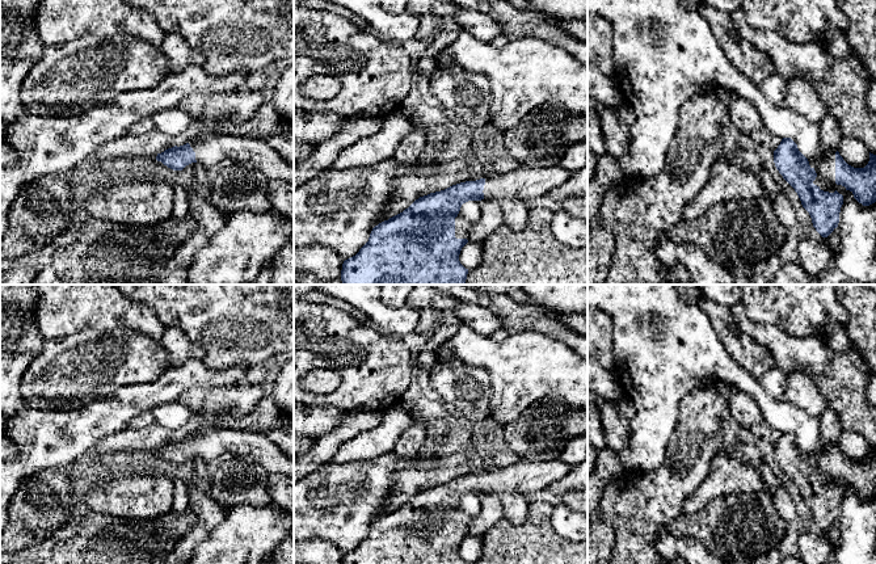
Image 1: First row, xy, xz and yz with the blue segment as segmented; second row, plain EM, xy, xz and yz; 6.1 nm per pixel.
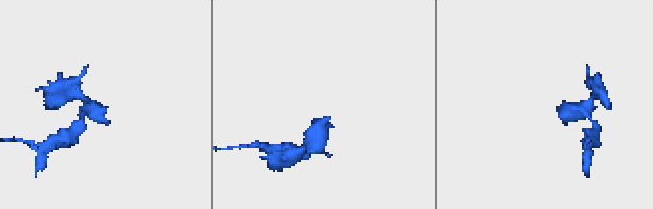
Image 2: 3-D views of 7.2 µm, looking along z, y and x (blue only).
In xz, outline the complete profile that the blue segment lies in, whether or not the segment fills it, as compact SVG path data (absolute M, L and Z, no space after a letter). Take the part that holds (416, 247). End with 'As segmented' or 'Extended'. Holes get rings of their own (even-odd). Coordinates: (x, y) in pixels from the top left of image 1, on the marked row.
M556 165L513 171L476 181L466 181L416 199L403 212L375 226L359 252L345 260L341 270L344 285L466 285L468 269L460 261L462 248L468 243L471 223L459 215L468 201L543 198L572 177L572 172Z. Extended

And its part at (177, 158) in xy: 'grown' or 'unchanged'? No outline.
grown

